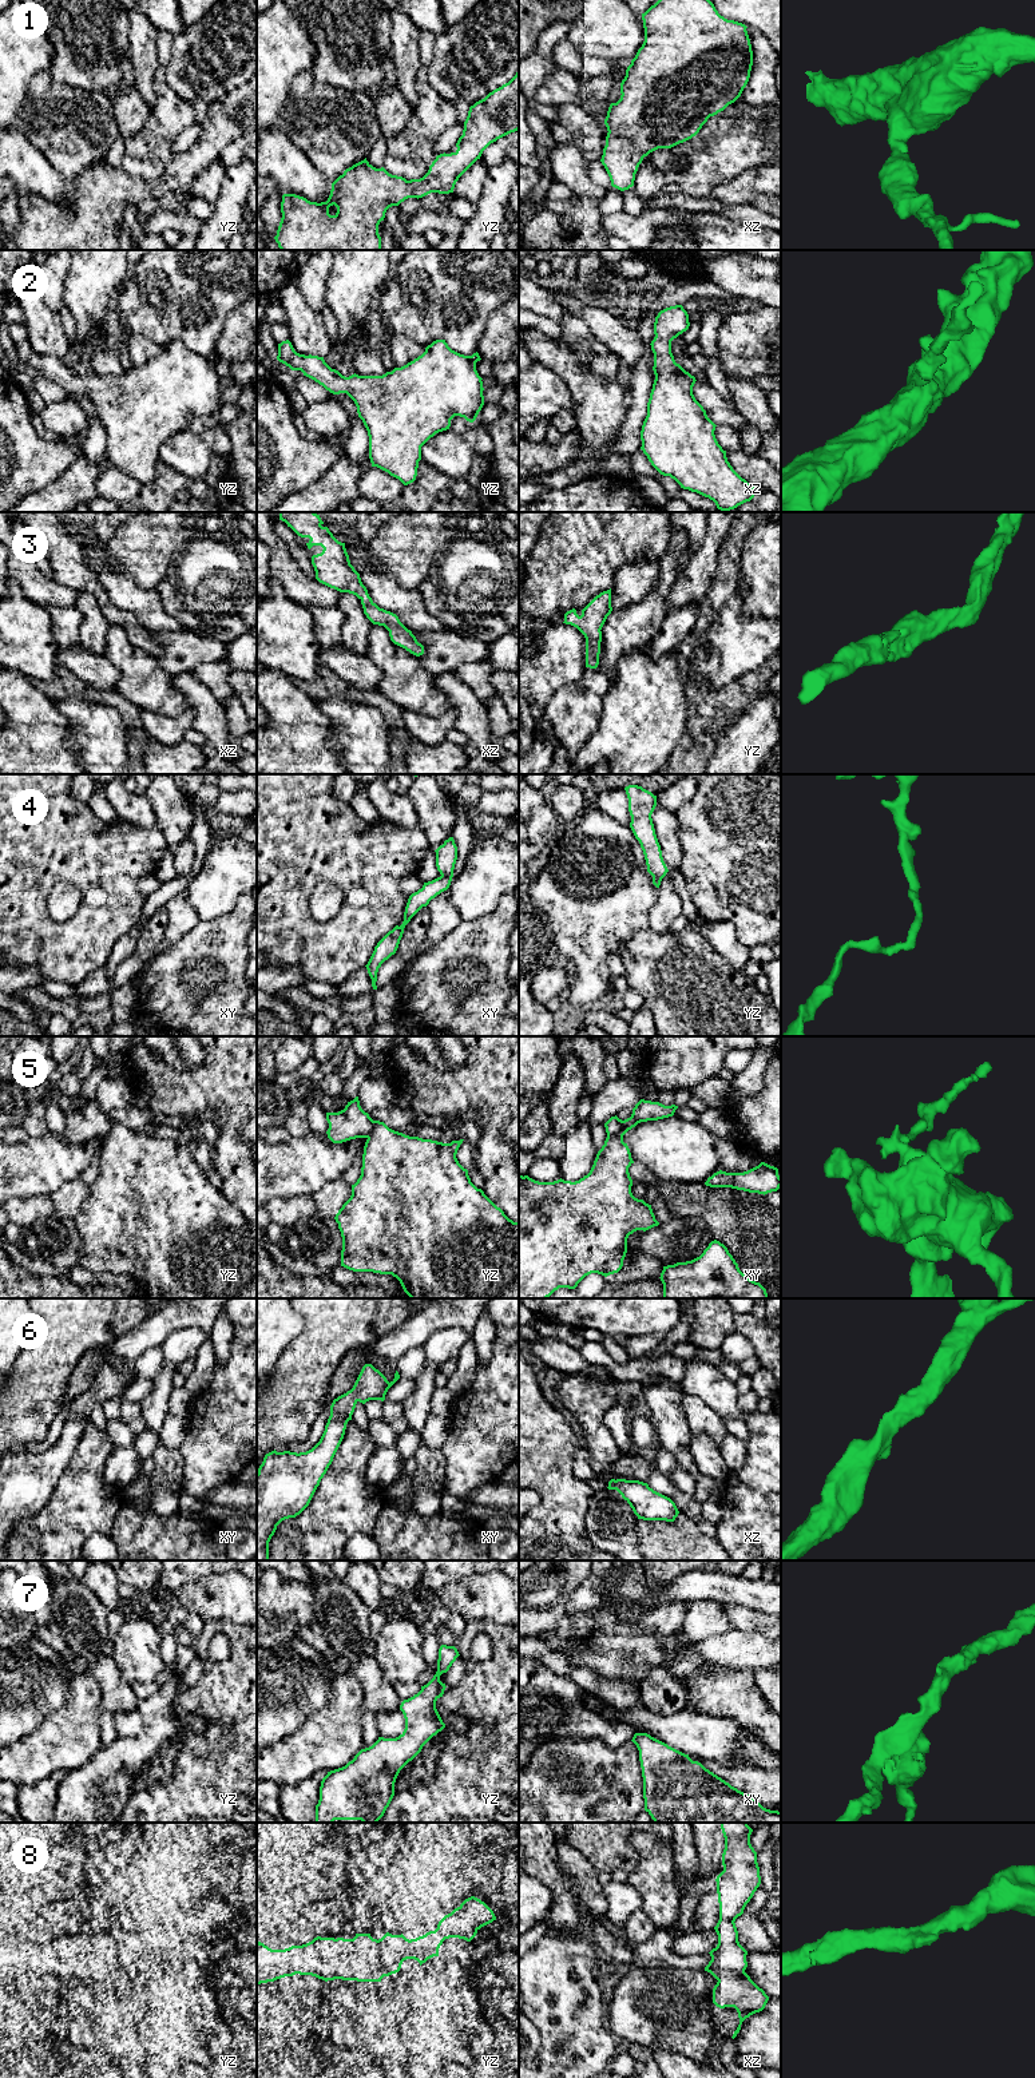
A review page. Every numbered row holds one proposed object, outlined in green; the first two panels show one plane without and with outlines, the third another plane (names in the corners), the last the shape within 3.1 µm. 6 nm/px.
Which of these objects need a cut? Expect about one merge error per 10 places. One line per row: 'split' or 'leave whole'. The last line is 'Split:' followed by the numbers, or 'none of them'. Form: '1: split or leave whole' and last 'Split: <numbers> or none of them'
1: leave whole
2: leave whole
3: leave whole
4: split
5: split
6: leave whole
7: leave whole
8: leave whole
Split: 4, 5

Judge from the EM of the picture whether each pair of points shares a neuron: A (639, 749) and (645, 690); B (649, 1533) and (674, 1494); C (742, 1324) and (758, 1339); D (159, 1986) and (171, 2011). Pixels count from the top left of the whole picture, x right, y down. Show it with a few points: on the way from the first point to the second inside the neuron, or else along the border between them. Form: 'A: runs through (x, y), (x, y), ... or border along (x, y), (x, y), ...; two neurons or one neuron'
A: runs through (639, 734), (645, 717), (645, 705); one neuron
B: border along (679, 1511), (687, 1515), (702, 1533); two neurons
C: runs through (746, 1327), (754, 1335); one neuron
D: runs through (162, 1993), (166, 1998), (166, 2005); one neuron

